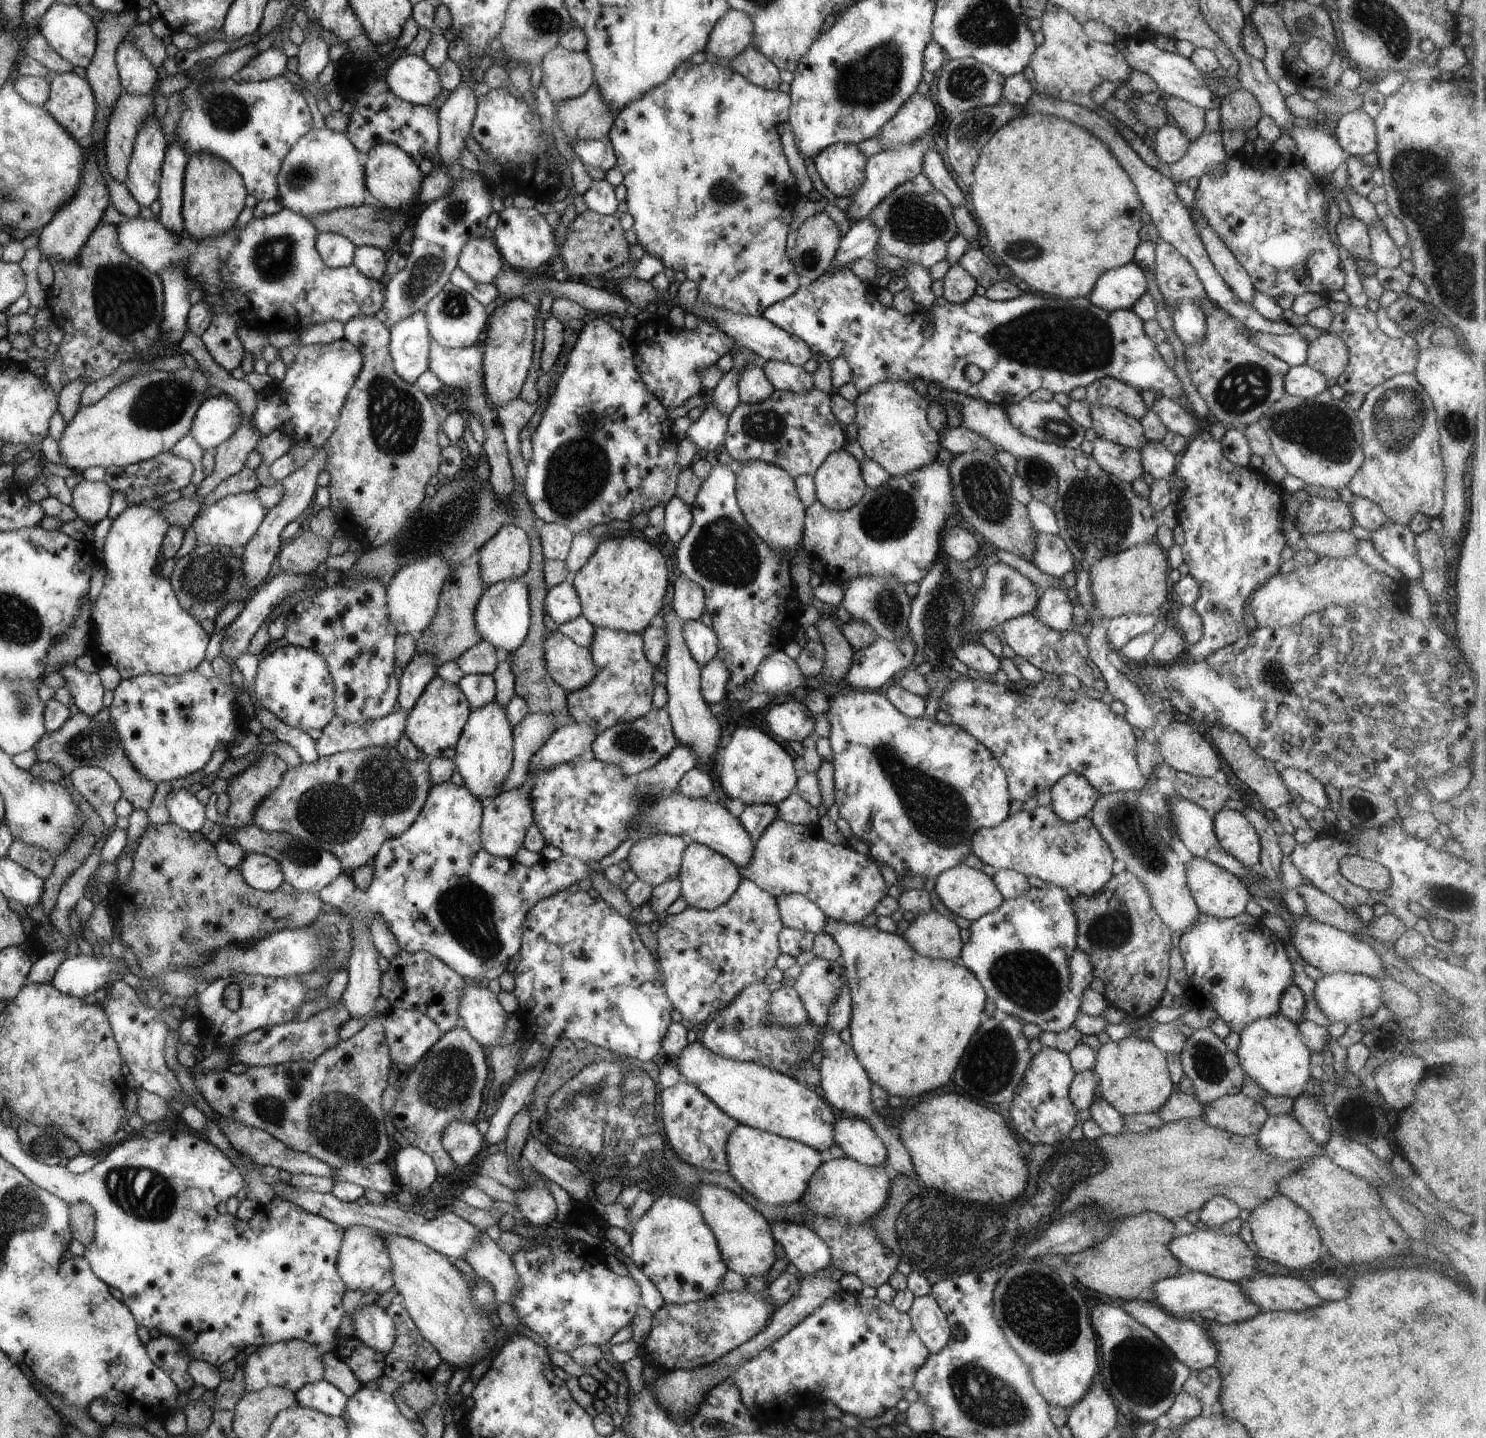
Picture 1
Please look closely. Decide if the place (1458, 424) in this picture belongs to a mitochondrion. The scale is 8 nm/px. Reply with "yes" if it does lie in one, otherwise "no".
yes

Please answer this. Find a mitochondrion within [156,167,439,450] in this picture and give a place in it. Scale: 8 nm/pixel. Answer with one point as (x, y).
(274, 260)

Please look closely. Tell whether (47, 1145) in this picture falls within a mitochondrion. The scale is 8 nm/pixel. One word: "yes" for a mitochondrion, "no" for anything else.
yes

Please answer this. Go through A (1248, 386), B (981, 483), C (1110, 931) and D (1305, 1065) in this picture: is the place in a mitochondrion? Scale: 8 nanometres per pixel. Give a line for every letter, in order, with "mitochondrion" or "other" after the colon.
A: mitochondrion
B: mitochondrion
C: mitochondrion
D: other

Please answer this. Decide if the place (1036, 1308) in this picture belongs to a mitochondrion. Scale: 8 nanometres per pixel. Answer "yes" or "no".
yes

